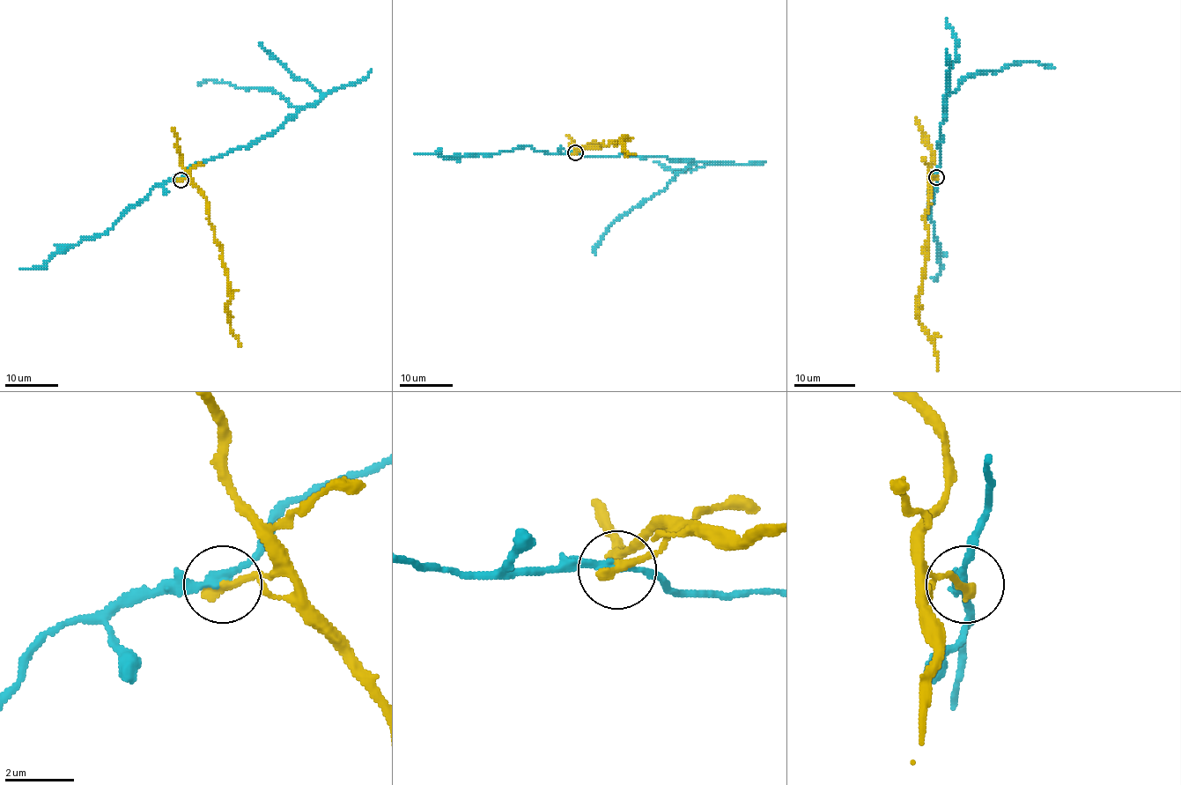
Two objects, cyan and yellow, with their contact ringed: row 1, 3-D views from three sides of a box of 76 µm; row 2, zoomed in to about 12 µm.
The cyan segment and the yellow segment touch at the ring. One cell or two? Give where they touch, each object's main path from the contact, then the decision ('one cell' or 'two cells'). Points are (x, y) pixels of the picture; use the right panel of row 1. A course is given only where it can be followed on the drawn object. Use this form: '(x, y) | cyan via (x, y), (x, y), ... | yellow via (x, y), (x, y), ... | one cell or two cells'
(936, 177) | cyan via (936, 176), (947, 95), (977, 73), (998, 71), (1012, 64), (1053, 67) | yellow via (936, 176), (932, 176), (927, 203), (924, 275), (916, 299), (918, 320), (932, 342), (938, 371) | two cells

